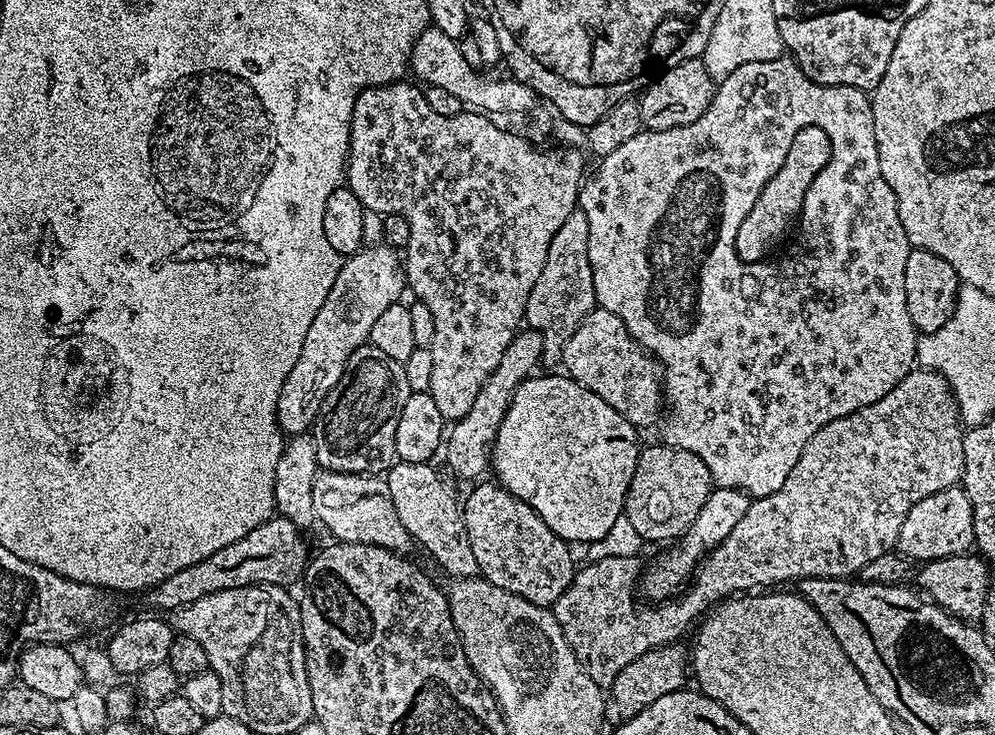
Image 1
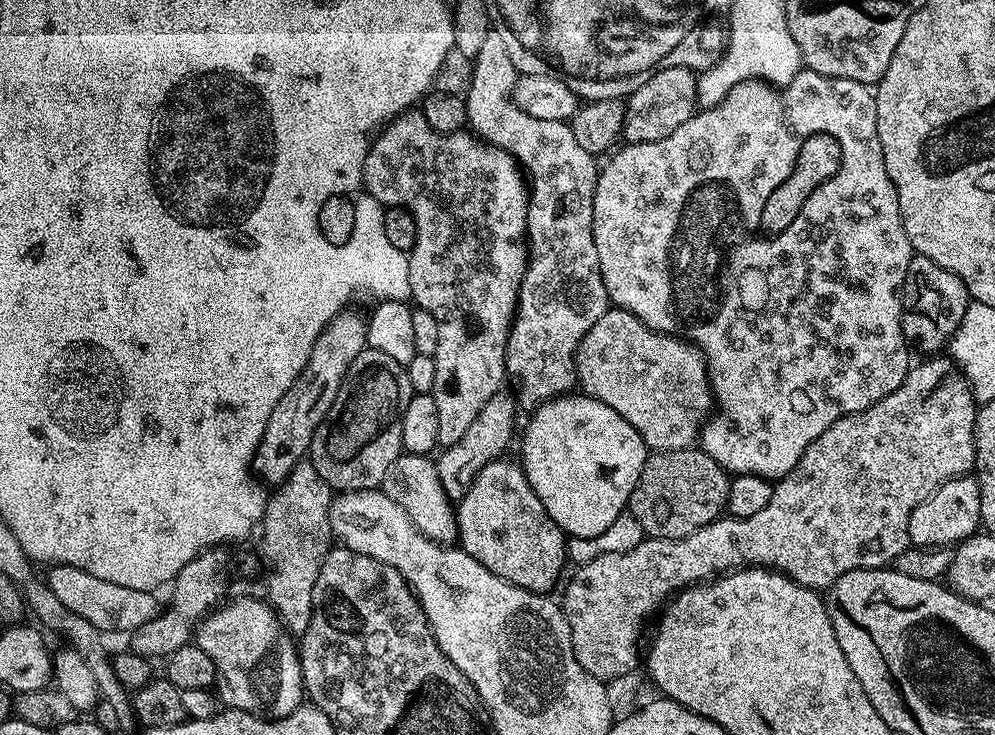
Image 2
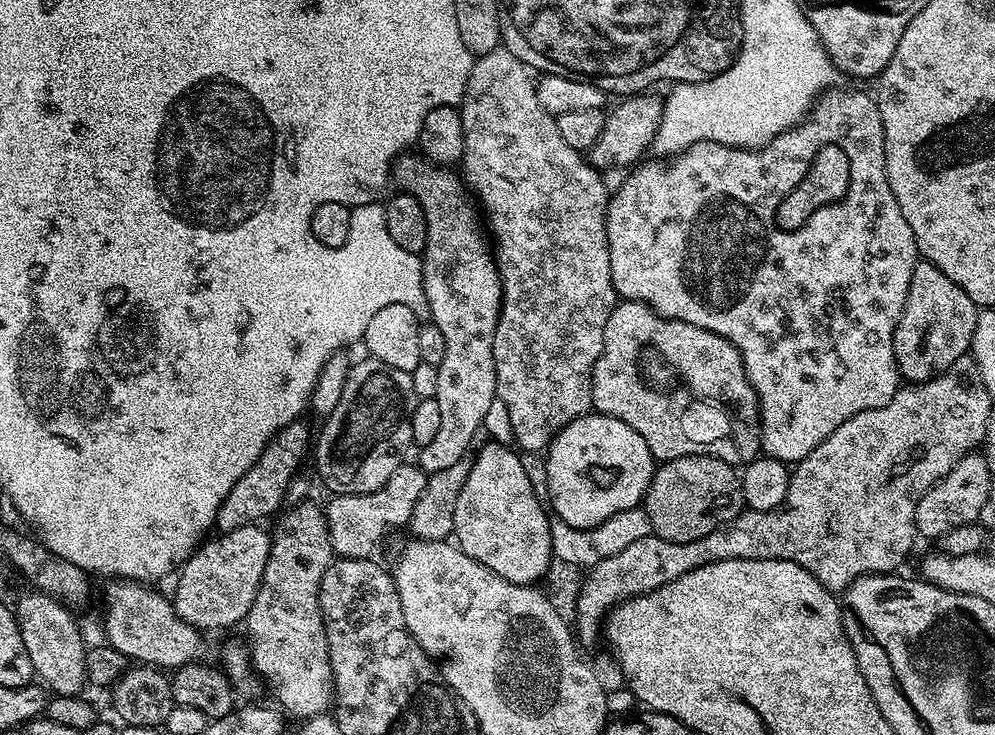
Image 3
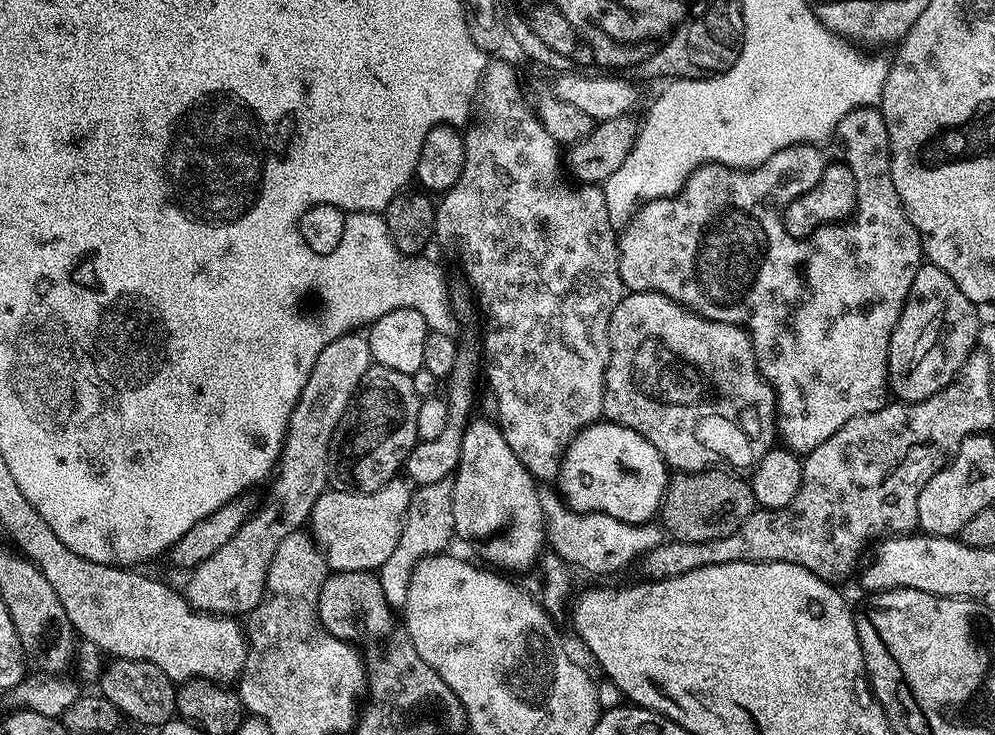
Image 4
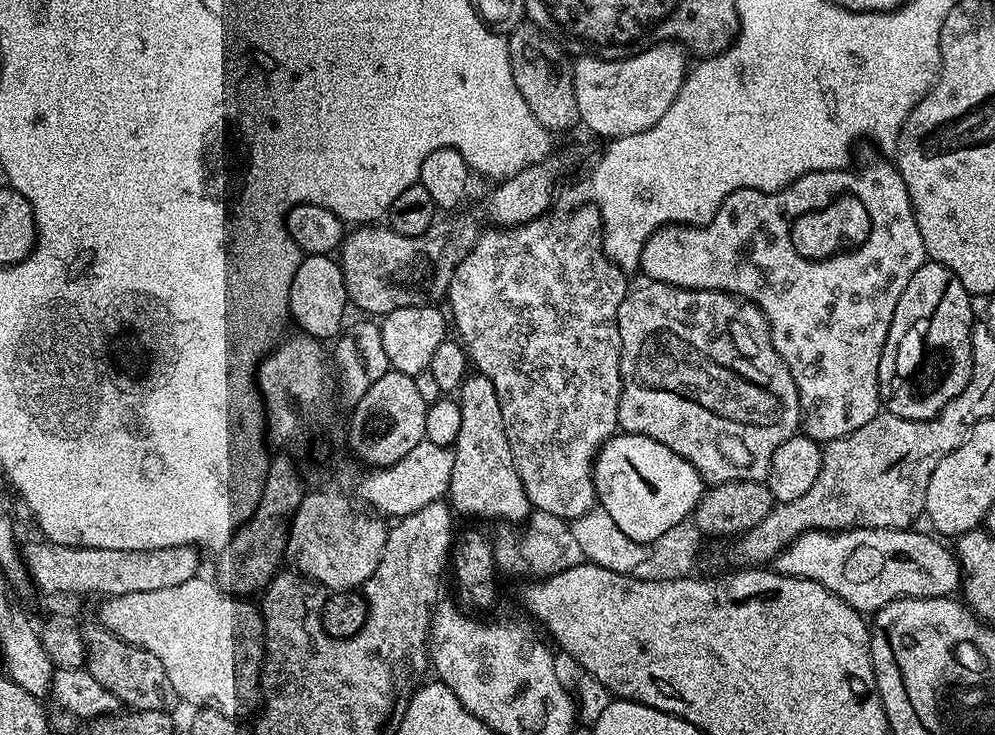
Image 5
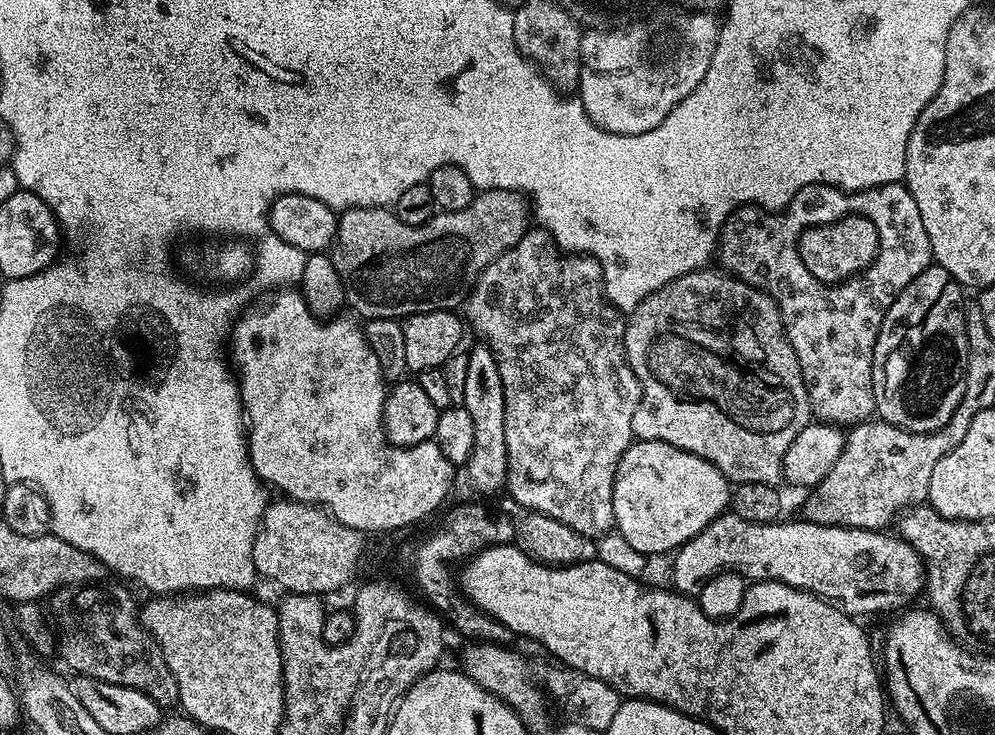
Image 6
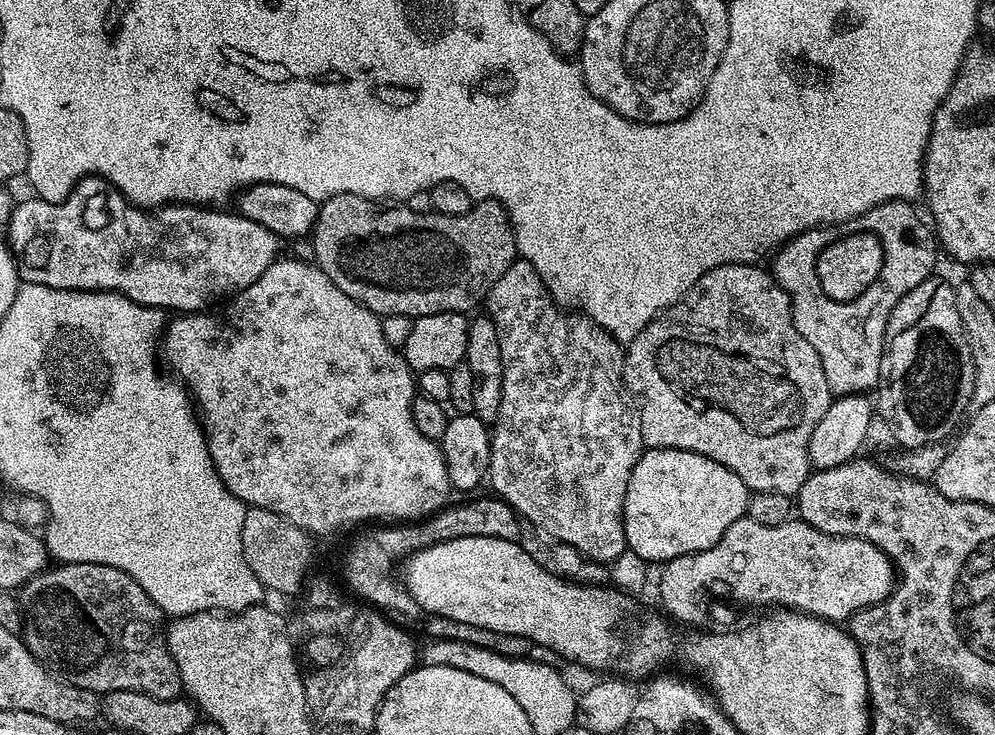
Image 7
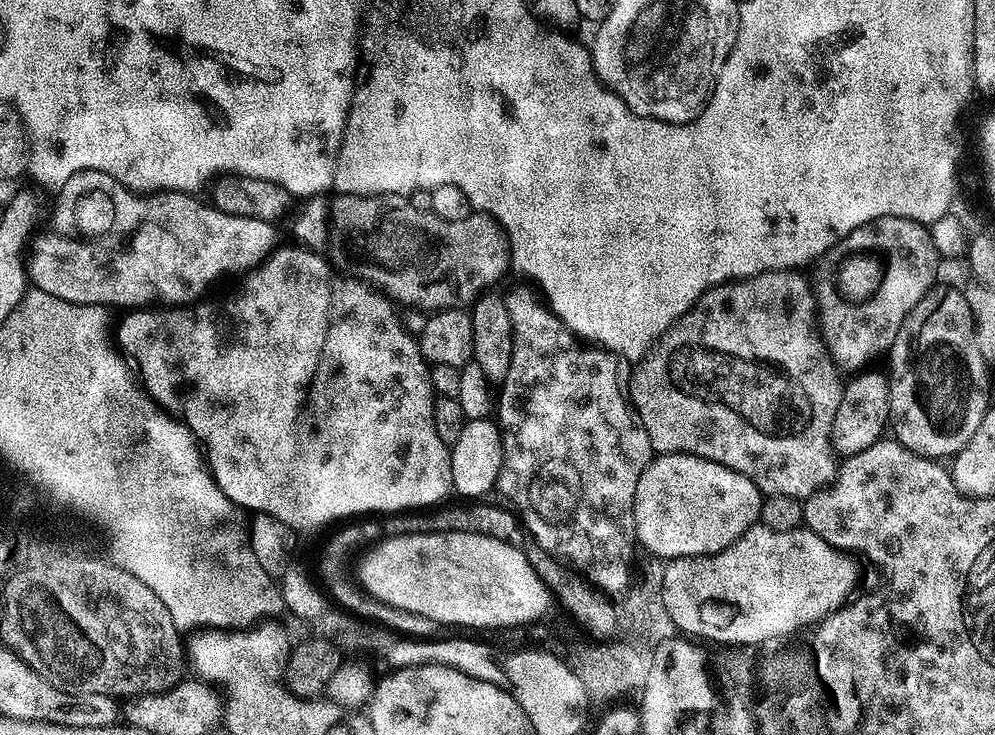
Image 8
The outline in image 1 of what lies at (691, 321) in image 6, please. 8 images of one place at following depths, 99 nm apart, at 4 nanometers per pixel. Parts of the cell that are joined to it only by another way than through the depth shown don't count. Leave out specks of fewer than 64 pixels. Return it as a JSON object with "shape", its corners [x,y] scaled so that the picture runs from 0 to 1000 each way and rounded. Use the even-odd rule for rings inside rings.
{"shape":[[[598,418],[568,465],[566,505],[589,531],[613,547],[625,569],[640,580],[660,576],[665,561],[665,506],[658,488],[632,454],[625,433],[613,422]]]}

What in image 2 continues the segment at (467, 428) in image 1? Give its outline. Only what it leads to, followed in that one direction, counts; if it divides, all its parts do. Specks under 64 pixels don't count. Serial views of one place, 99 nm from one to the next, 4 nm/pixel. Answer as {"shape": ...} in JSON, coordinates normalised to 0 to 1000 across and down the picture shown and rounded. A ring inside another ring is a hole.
{"shape":[[[499,536],[484,552],[480,562],[480,569],[476,569],[476,576],[464,590],[460,601],[447,608],[441,616],[438,626],[440,650],[444,650],[444,667],[448,667],[451,680],[460,683],[472,667],[476,650],[494,626],[502,626],[508,619],[511,603],[515,599],[515,570],[521,559],[521,546],[518,537],[507,539]]]}

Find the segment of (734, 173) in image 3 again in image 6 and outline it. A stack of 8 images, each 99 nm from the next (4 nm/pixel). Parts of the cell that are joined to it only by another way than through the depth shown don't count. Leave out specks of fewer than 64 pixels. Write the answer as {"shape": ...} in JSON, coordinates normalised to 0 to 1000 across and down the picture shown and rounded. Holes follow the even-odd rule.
{"shape":[[[906,248],[903,250],[891,250],[890,253],[882,253],[881,256],[871,256],[868,259],[870,267],[866,264],[864,275],[874,275],[874,286],[878,288],[882,307],[886,307],[886,313],[882,313],[884,320],[884,339],[878,351],[878,356],[869,370],[863,376],[856,376],[849,381],[846,386],[827,386],[822,384],[822,378],[818,378],[818,373],[814,373],[814,367],[810,367],[810,362],[806,362],[806,351],[804,350],[804,320],[812,310],[812,253],[808,253],[806,259],[797,269],[792,282],[787,284],[786,291],[771,287],[767,283],[759,280],[749,280],[740,284],[736,291],[736,297],[728,305],[728,312],[724,314],[724,329],[722,333],[722,355],[723,363],[731,370],[733,376],[740,376],[746,384],[750,384],[754,389],[758,389],[762,395],[766,395],[770,400],[774,400],[774,405],[780,408],[780,415],[784,423],[784,431],[788,439],[788,453],[794,465],[794,471],[798,471],[798,479],[802,482],[802,495],[806,498],[806,512],[812,527],[814,536],[814,547],[816,548],[816,565],[821,573],[829,577],[838,577],[841,580],[859,580],[875,567],[880,559],[880,543],[878,541],[878,520],[876,518],[876,499],[878,498],[878,471],[882,460],[882,449],[886,444],[886,438],[890,433],[890,427],[894,422],[894,416],[903,405],[903,400],[907,400],[907,395],[911,395],[911,389],[915,389],[915,384],[919,384],[919,378],[923,378],[923,373],[927,373],[927,367],[931,367],[938,358],[937,341],[935,340],[935,324],[931,324],[931,307],[927,307],[927,291],[923,291],[923,275],[919,275],[919,269],[915,264],[912,250]]]}

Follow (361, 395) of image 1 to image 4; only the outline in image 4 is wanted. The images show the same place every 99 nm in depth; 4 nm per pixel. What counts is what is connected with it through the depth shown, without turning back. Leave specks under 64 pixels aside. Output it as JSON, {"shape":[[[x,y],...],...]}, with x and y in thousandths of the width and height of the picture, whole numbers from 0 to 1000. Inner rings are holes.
{"shape":[[[383,495],[370,502],[364,514],[362,529],[351,547],[350,555],[336,585],[330,624],[330,656],[333,668],[372,672],[388,661],[393,653],[399,652],[400,642],[398,641],[401,637],[403,641],[407,635],[411,618],[420,603],[420,558],[423,543],[416,531],[414,513],[400,503],[392,503]]]}

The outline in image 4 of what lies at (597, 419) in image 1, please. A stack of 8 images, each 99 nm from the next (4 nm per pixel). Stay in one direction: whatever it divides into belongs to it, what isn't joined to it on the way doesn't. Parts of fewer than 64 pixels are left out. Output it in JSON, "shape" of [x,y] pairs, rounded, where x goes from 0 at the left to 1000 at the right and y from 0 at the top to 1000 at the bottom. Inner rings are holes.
{"shape":[[[600,574],[585,584],[568,611],[562,659],[562,673],[579,697],[604,697],[630,713],[649,713],[664,695],[673,638],[645,590],[624,577]]]}

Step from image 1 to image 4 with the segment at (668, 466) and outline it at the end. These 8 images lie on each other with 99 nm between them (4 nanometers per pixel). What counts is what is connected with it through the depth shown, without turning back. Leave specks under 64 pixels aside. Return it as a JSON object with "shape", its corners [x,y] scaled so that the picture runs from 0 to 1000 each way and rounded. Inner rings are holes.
{"shape":[[[713,639],[683,645],[674,654],[665,687],[665,717],[676,736],[714,737],[738,727],[762,687],[755,657],[732,639]]]}

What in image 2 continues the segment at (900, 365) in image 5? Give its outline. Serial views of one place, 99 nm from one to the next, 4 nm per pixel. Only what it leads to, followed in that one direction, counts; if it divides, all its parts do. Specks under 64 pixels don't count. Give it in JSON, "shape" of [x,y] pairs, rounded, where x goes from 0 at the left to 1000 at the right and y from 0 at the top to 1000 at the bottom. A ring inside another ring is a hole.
{"shape":[[[918,347],[911,367],[909,396],[905,410],[905,437],[909,460],[925,482],[941,482],[954,472],[957,456],[971,427],[975,404],[971,389],[955,367],[947,367],[935,351]]]}

